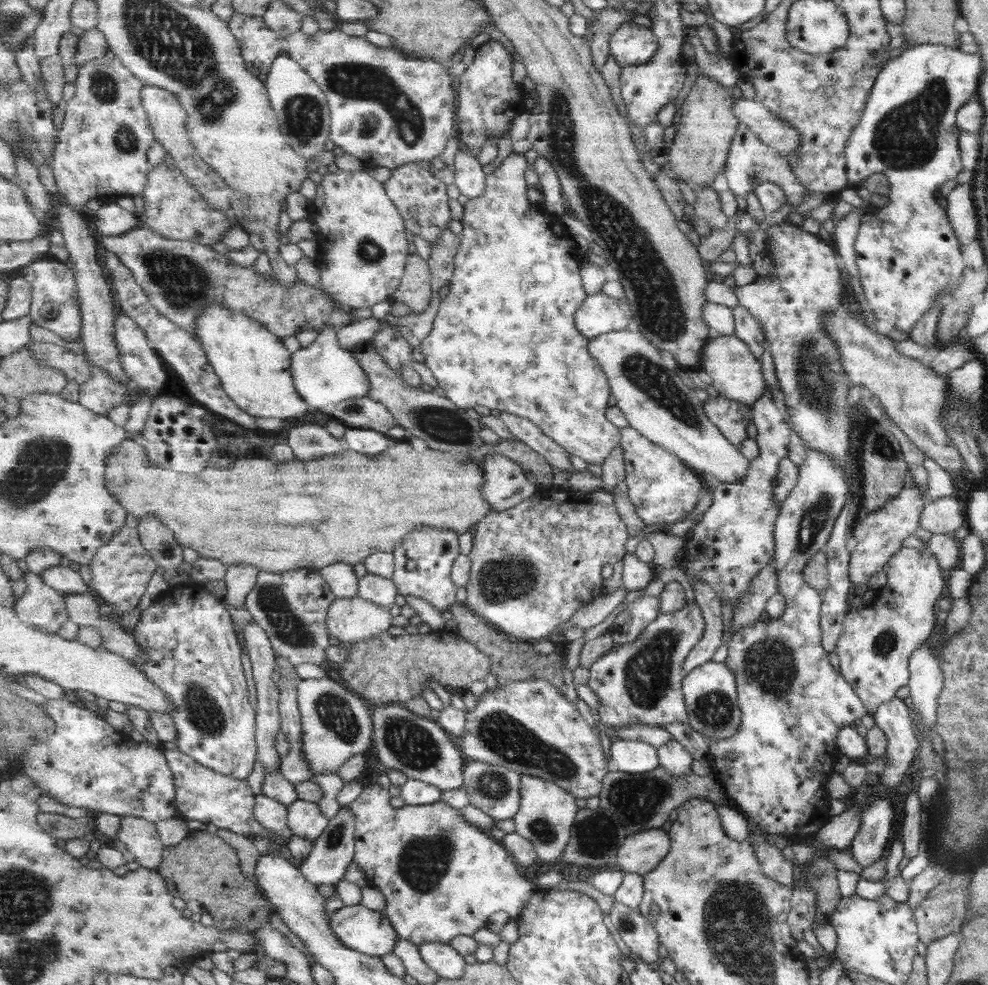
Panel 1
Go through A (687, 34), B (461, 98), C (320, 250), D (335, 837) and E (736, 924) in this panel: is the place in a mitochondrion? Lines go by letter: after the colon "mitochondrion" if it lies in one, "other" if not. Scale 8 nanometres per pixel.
A: other
B: other
C: other
D: mitochondrion
E: mitochondrion

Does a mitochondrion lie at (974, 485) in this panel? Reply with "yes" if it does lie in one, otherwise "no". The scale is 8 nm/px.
no

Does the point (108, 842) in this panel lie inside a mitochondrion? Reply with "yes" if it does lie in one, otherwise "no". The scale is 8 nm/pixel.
no

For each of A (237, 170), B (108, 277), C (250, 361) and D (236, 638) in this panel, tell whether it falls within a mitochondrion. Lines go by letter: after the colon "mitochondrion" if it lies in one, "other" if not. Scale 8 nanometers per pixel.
A: other
B: other
C: other
D: other

